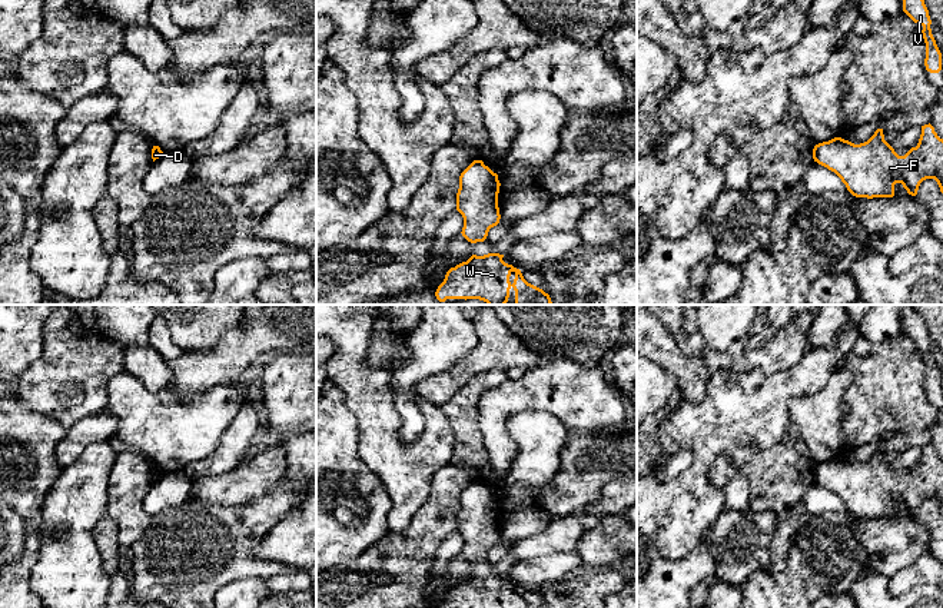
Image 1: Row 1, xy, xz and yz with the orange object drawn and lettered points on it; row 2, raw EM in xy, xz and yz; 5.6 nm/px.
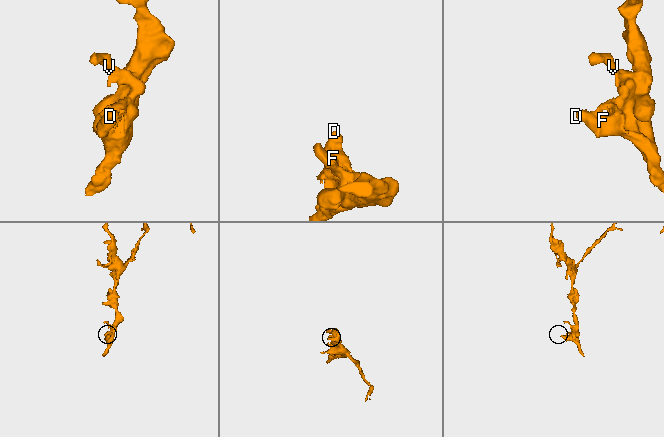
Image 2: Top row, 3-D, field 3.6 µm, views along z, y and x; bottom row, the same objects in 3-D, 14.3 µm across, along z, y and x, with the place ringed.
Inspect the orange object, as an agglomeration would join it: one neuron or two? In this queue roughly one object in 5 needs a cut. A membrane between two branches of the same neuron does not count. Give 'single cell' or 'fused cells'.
single cell

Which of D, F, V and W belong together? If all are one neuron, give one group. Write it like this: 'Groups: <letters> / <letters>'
Groups: D F V W

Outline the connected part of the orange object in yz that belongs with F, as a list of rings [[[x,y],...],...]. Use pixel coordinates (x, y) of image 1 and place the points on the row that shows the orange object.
[[[930,123],[922,126],[917,146],[904,156],[899,156],[884,140],[883,129],[877,129],[860,144],[841,137],[819,143],[813,159],[834,172],[856,197],[893,197],[896,183],[916,196],[926,179],[934,179],[943,193],[943,139]]]

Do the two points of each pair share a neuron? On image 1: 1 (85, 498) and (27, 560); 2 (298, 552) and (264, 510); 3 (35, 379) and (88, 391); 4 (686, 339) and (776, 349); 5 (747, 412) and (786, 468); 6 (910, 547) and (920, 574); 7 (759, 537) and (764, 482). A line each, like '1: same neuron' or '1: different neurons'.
1: different neurons
2: different neurons
3: same neuron
4: same neuron
5: different neurons
6: different neurons
7: different neurons

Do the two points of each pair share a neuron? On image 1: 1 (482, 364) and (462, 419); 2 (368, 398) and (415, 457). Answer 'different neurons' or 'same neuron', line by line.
1: different neurons
2: same neuron

